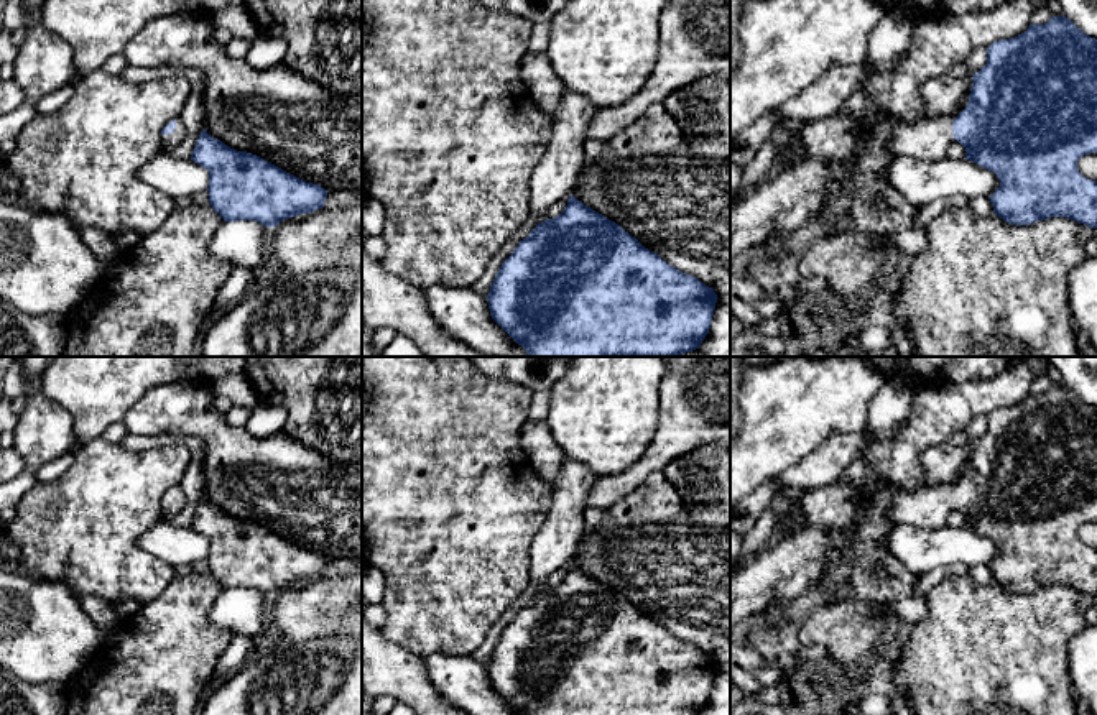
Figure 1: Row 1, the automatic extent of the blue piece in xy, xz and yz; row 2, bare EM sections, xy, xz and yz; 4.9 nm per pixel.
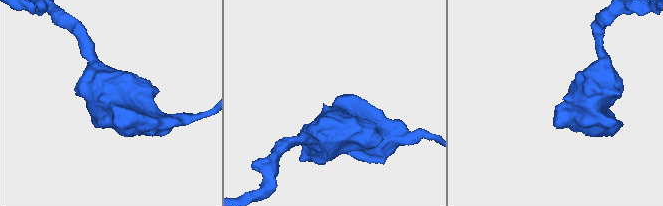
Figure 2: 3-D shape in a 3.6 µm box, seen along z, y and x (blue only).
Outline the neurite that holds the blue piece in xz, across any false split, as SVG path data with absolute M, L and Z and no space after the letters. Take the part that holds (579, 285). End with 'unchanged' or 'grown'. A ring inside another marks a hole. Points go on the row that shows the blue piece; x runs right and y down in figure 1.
M571 196L558 217L538 224L502 263L487 301L492 319L526 350L525 357L678 357L701 347L717 294Z | unchanged

